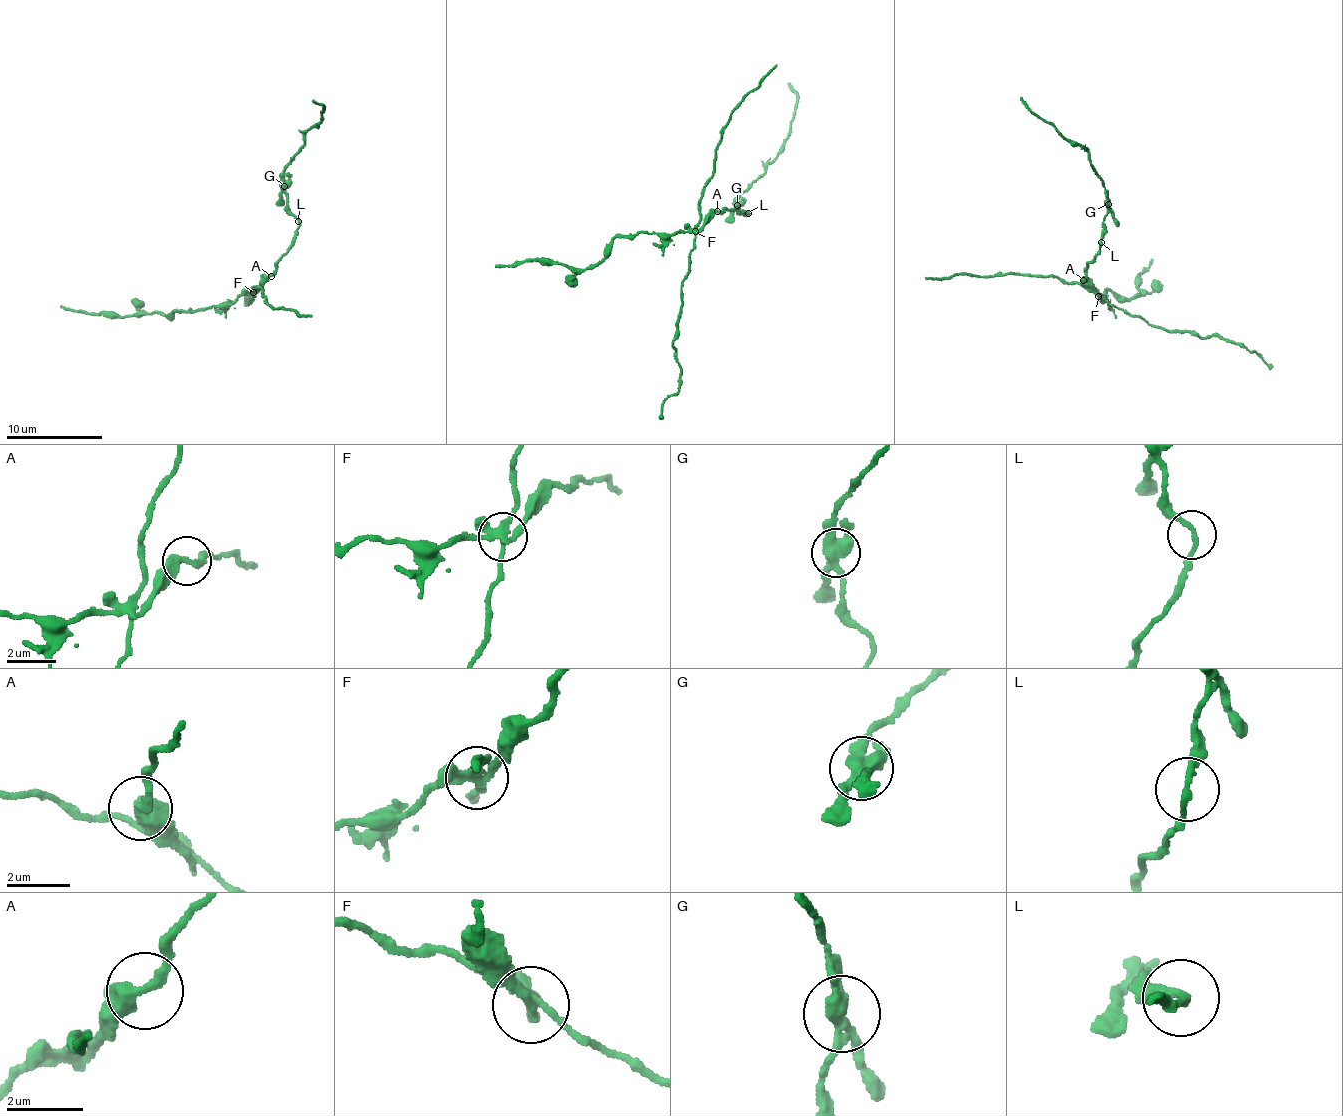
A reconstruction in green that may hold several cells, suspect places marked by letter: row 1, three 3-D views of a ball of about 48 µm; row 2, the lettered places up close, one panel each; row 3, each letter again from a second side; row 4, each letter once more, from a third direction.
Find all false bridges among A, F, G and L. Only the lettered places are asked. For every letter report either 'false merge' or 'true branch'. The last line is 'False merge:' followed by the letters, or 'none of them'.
A: true branch
F: false merge
G: false merge
L: true branch
False merge: F, G

